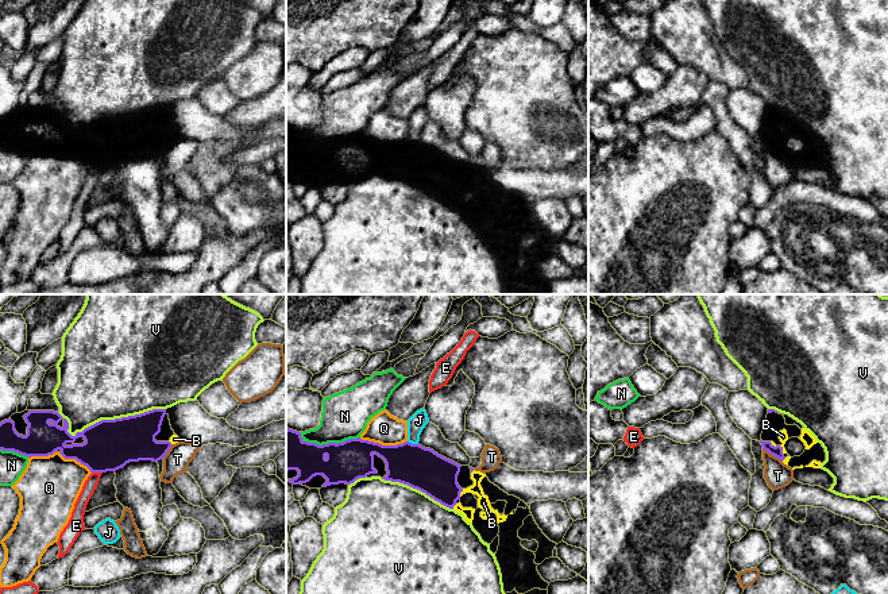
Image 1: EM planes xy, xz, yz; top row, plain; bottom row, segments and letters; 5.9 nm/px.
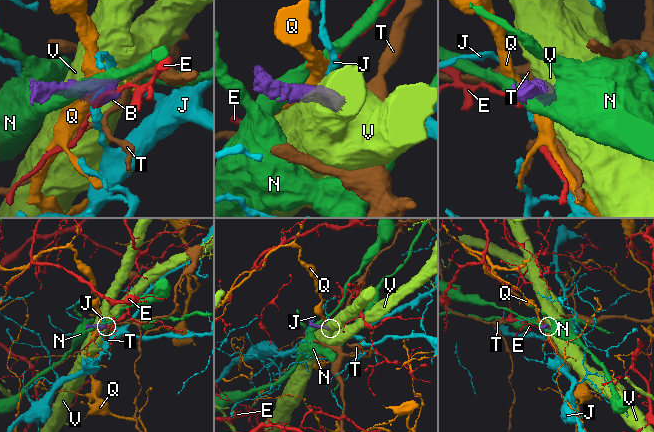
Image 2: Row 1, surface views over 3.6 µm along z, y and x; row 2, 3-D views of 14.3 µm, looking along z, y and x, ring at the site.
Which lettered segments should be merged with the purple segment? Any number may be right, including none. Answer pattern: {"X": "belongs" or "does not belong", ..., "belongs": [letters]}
{"B": "belongs", "E": "does not belong", "J": "does not belong", "N": "does not belong", "Q": "does not belong", "T": "does not belong", "V": "does not belong", "belongs": ["B"]}

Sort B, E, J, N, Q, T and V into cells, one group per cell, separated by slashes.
B / E / J / N / Q / T / V

